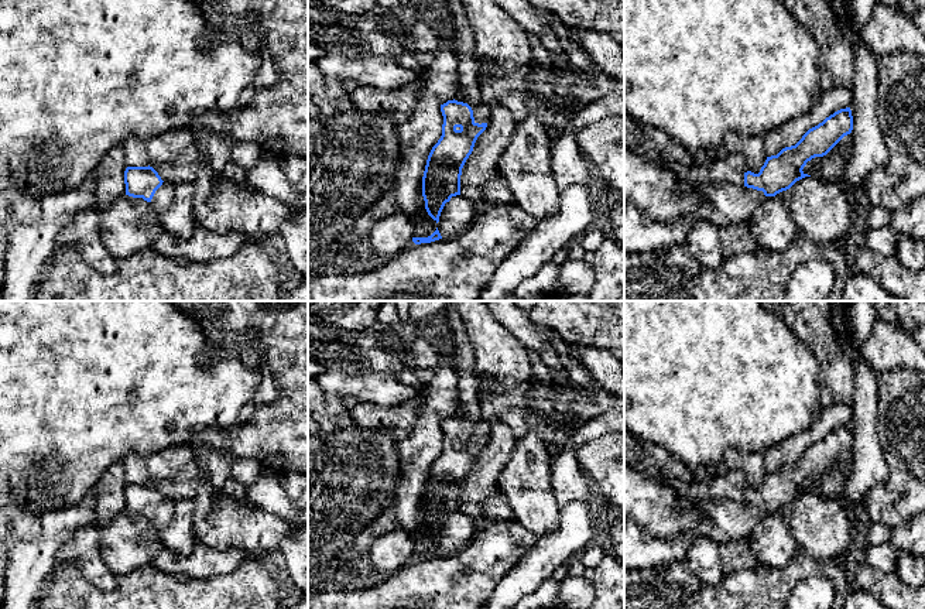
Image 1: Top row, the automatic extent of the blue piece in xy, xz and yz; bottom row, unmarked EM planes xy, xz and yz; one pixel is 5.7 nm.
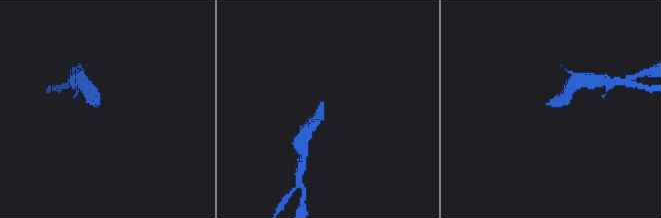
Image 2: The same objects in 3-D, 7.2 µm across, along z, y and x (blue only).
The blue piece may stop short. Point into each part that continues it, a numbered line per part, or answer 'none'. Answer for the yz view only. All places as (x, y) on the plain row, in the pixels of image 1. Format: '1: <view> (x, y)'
1: yz (723, 520)

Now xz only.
1: xz (469, 399)

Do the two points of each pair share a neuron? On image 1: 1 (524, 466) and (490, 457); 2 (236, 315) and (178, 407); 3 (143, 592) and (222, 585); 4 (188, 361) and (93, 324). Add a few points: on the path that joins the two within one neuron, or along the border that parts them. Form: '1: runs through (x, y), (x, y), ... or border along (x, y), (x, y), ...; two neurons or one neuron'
1: border along (517, 440), (511, 459), (499, 475), (499, 488); two neurons
2: border along (195, 321), (212, 345), (239, 358); two neurons
3: runs through (163, 592), (202, 592); one neuron
4: runs through (164, 361), (146, 361), (117, 332); one neuron

